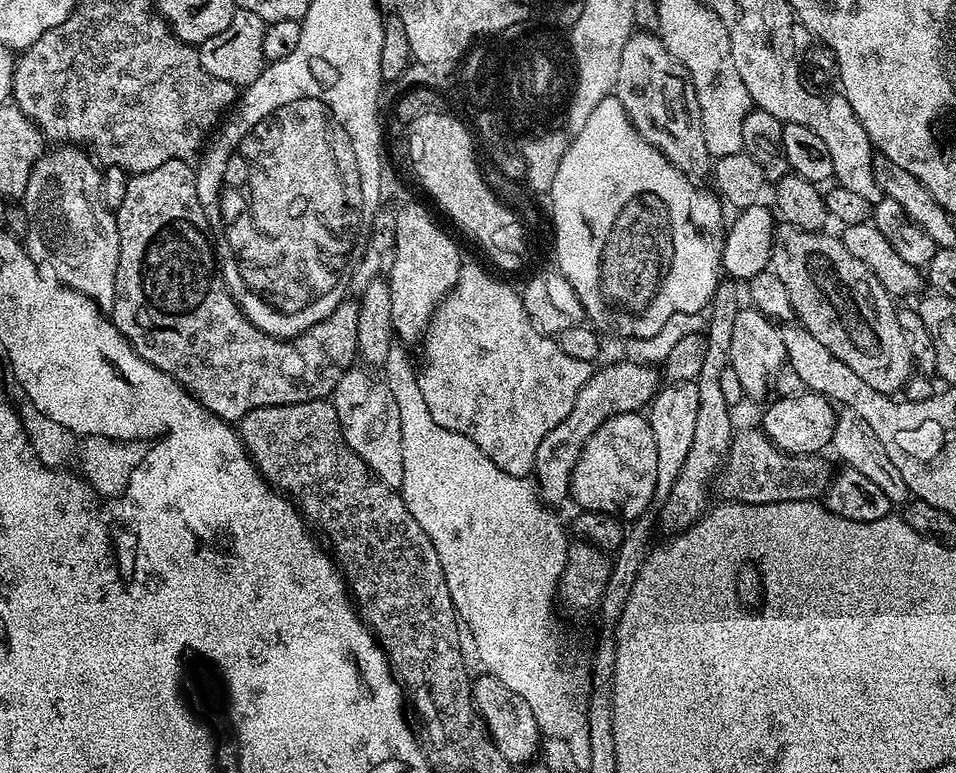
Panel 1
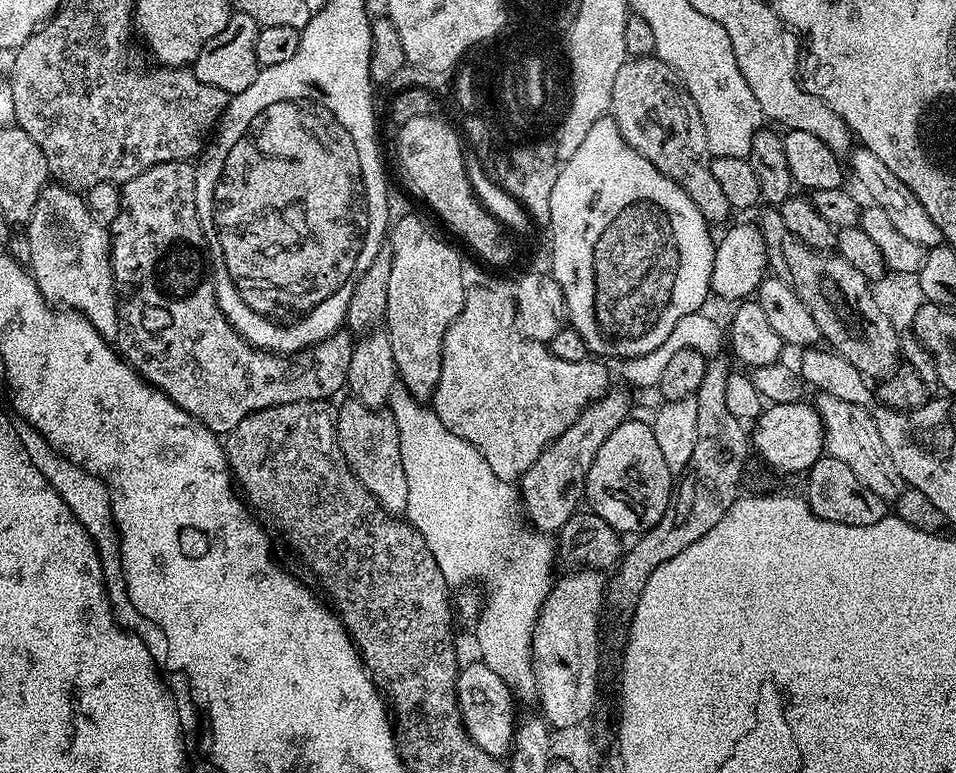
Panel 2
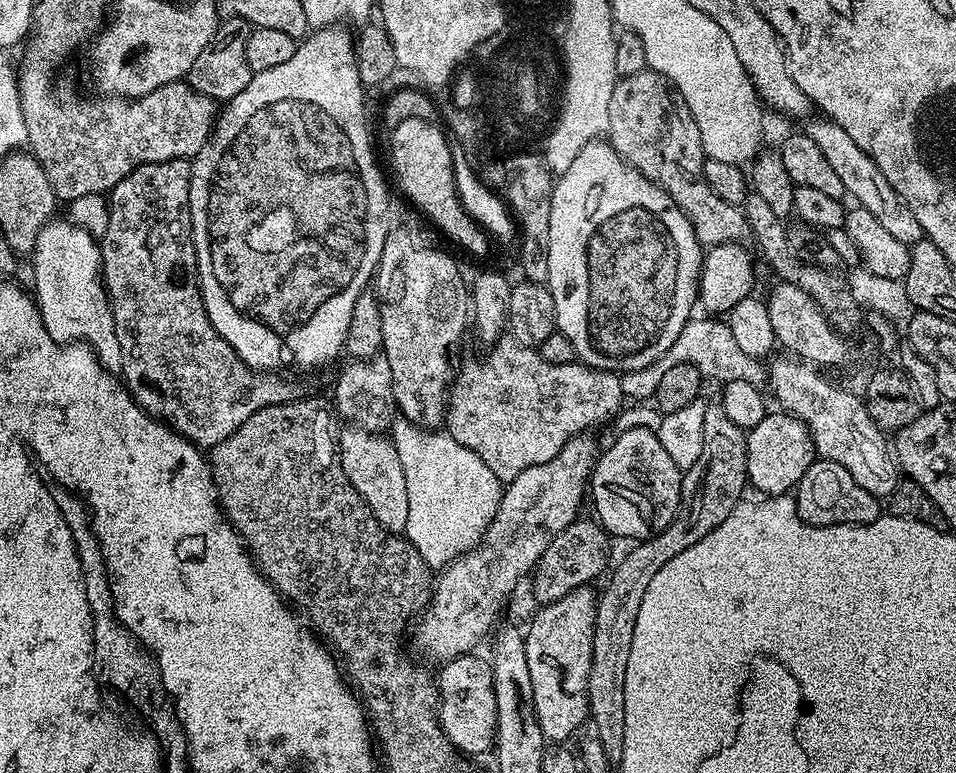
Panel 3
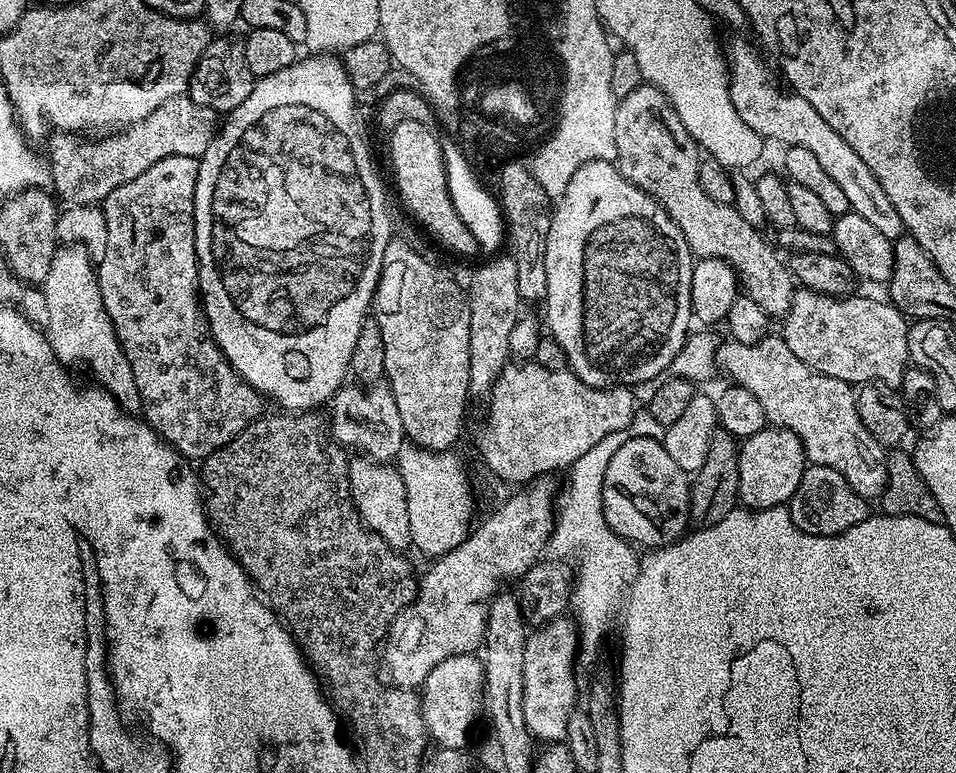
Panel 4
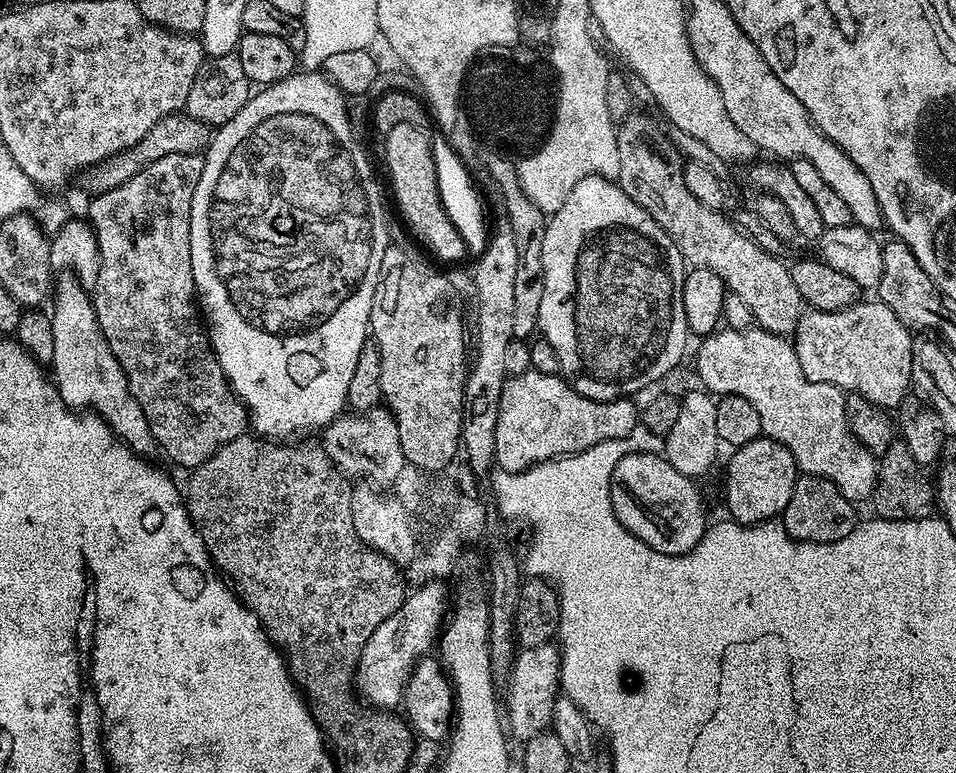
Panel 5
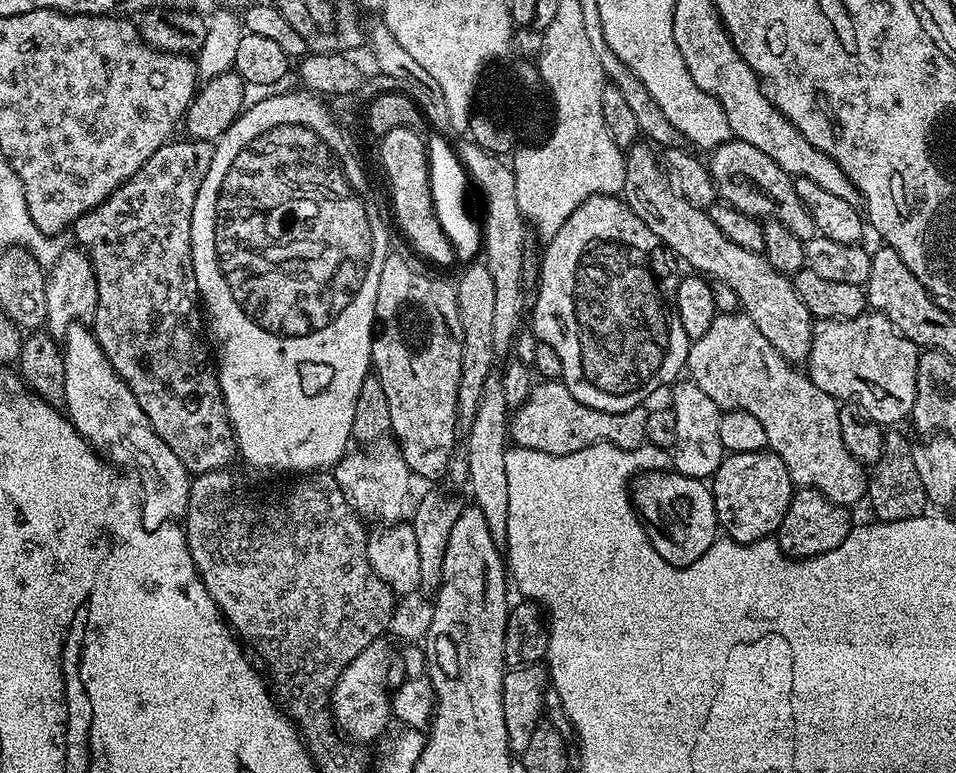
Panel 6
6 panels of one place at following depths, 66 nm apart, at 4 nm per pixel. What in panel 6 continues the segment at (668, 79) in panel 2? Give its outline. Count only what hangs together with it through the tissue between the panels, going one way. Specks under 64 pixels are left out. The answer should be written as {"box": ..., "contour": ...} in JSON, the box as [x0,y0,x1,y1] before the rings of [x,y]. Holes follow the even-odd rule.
{"box":[622,142,814,366],"contour":[[[637,142],[627,149],[626,182],[622,199],[654,234],[658,234],[661,242],[677,261],[689,264],[691,271],[711,278],[715,283],[730,286],[740,300],[740,308],[745,316],[758,326],[759,332],[782,354],[789,364],[800,366],[805,363],[812,349],[812,329],[814,317],[812,311],[798,298],[798,290],[791,279],[783,272],[774,270],[764,255],[746,250],[738,246],[738,242],[730,242],[718,226],[708,217],[707,211],[682,198],[672,187],[668,173],[664,171],[661,161],[651,152],[647,143]]]}

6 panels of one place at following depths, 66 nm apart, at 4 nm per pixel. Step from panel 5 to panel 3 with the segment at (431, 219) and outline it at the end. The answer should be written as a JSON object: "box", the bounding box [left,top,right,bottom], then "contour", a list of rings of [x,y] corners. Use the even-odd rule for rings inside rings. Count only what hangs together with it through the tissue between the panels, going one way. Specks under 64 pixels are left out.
{"box":[391,118,490,256],"contour":[[[409,118],[401,122],[396,128],[391,129],[392,135],[392,168],[396,171],[396,180],[400,183],[402,191],[408,195],[408,200],[416,208],[421,208],[432,219],[432,224],[444,236],[449,236],[460,248],[465,248],[472,256],[484,256],[488,252],[490,236],[485,232],[474,218],[463,208],[456,189],[455,174],[453,172],[452,151],[453,145],[449,137],[438,130],[439,127],[430,121],[422,121],[421,118]]]}

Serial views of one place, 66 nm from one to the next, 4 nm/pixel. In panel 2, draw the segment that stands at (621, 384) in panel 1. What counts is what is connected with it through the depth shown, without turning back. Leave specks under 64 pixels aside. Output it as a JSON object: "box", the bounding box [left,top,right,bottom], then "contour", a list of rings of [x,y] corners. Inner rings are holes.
{"box":[518,390,632,534],"contour":[[[609,390],[599,400],[588,404],[586,410],[582,410],[582,414],[577,420],[553,444],[546,446],[546,450],[542,450],[542,454],[538,454],[538,459],[534,461],[534,466],[530,466],[530,470],[518,482],[518,492],[523,513],[527,521],[537,531],[545,534],[557,533],[568,518],[577,512],[583,499],[586,474],[594,462],[594,454],[598,454],[598,446],[602,446],[602,442],[606,442],[606,438],[610,434],[614,434],[614,430],[618,430],[618,426],[622,426],[624,420],[629,419],[631,412],[628,411],[631,408],[632,400],[626,393]]]}

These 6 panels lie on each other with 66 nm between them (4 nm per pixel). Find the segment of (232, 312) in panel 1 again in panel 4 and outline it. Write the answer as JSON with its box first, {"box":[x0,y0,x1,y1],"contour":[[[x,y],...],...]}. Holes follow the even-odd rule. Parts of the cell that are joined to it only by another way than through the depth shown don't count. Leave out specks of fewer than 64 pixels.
{"box":[96,156,266,462],"contour":[[[194,156],[162,158],[162,162],[154,162],[154,166],[150,166],[150,170],[142,170],[142,174],[138,174],[138,178],[130,178],[130,182],[118,186],[118,190],[111,192],[102,202],[106,220],[106,254],[102,254],[96,268],[96,280],[100,284],[100,293],[102,294],[102,306],[106,306],[106,314],[112,319],[112,325],[124,351],[126,362],[130,362],[130,370],[134,370],[134,386],[138,386],[140,412],[143,419],[167,444],[172,445],[189,462],[203,462],[210,454],[214,454],[214,450],[226,446],[226,442],[230,442],[230,438],[234,438],[242,430],[246,430],[246,426],[250,426],[260,419],[265,411],[264,404],[266,405],[265,397],[255,392],[236,373],[234,366],[230,366],[230,362],[217,346],[216,339],[209,332],[208,321],[204,318],[202,297],[199,293],[200,269],[196,266],[196,231],[194,230],[194,194],[196,193],[199,169],[199,159]]]}

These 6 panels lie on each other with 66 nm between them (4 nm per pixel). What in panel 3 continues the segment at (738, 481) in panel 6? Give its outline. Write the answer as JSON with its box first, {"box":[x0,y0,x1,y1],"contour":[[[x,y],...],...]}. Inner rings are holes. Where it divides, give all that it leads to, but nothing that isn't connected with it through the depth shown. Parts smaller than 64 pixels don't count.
{"box":[746,410,817,497],"contour":[[[783,410],[775,411],[769,411],[756,426],[746,432],[748,483],[765,497],[791,493],[802,474],[806,474],[812,461],[817,459],[812,435],[804,422]]]}

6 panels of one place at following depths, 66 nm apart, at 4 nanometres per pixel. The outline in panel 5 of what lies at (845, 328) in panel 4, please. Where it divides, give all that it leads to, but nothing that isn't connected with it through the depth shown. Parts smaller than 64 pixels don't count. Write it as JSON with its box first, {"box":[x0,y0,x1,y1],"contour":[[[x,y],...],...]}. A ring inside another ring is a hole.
{"box":[794,298,914,410],"contour":[[[876,298],[866,300],[840,312],[805,311],[794,333],[798,362],[810,382],[833,384],[845,394],[856,392],[879,408],[896,410],[913,387],[914,336],[890,306]]]}

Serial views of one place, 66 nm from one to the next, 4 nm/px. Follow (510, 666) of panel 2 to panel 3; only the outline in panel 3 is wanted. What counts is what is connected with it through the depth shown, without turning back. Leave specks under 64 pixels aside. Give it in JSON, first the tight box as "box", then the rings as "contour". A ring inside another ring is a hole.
{"box":[390,418,502,570],"contour":[[[396,418],[390,427],[390,439],[398,450],[402,470],[406,470],[406,499],[410,502],[410,515],[406,518],[403,535],[416,547],[418,554],[422,554],[429,568],[443,570],[479,544],[498,510],[502,482],[474,450],[466,450],[466,446],[449,436],[447,431],[419,428],[414,422]]]}

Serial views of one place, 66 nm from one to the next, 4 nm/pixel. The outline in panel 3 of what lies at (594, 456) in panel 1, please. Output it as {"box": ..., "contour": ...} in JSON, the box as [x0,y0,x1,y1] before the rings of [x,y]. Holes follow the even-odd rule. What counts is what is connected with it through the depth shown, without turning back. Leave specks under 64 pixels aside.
{"box":[590,428,682,542],"contour":[[[628,428],[608,449],[601,451],[592,468],[590,479],[590,500],[596,507],[595,519],[612,538],[629,536],[632,542],[648,540],[666,530],[680,513],[680,491],[682,490],[682,470],[666,454],[662,442],[655,431],[648,428]]]}

